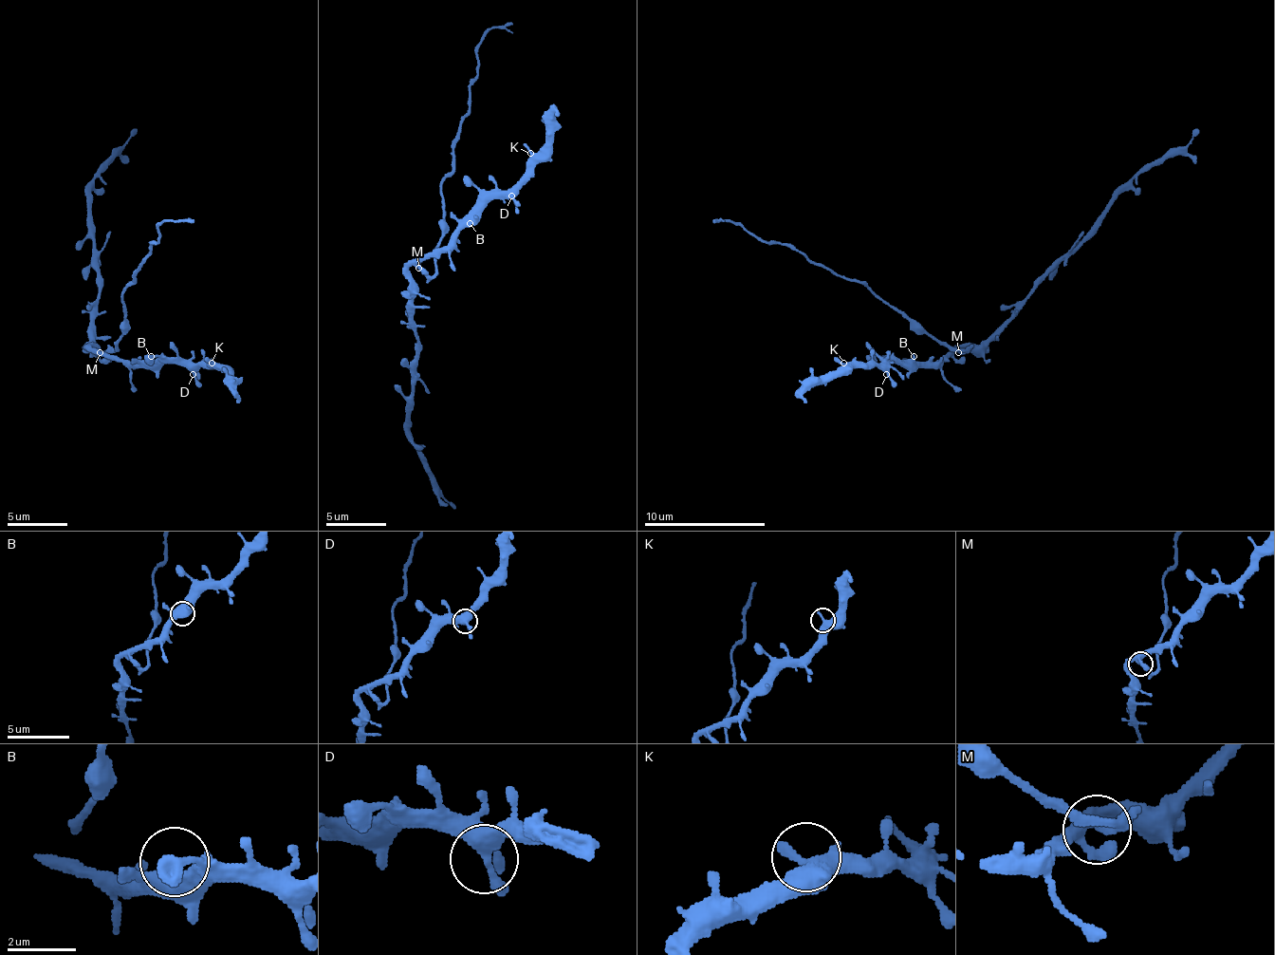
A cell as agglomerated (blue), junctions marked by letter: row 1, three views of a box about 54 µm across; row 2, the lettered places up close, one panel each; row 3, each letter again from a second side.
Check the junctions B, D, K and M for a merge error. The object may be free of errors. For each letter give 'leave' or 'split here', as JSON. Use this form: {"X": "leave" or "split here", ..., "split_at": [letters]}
{"B": "leave", "D": "leave", "K": "leave", "M": "split here", "split_at": ["M"]}

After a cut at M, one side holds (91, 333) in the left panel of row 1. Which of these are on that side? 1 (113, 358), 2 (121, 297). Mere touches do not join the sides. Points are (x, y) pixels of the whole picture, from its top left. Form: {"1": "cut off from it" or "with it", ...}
{"1": "with it", "2": "cut off from it"}

